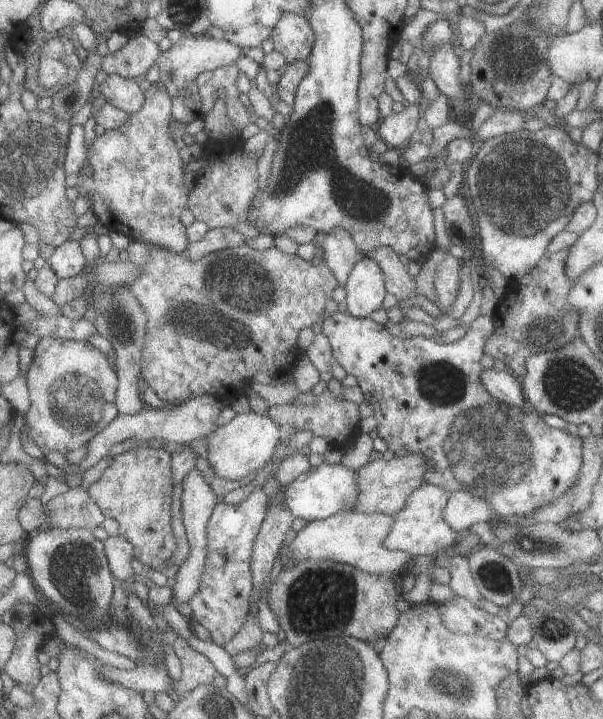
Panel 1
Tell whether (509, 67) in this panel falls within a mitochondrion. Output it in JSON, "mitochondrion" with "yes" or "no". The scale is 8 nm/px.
{"mitochondrion":"yes"}

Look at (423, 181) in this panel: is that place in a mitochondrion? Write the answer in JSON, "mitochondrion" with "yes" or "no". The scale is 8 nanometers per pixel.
{"mitochondrion":"no"}

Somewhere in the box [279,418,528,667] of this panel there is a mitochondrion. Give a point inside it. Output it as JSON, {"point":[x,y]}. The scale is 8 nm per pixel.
{"point":[322,601]}

